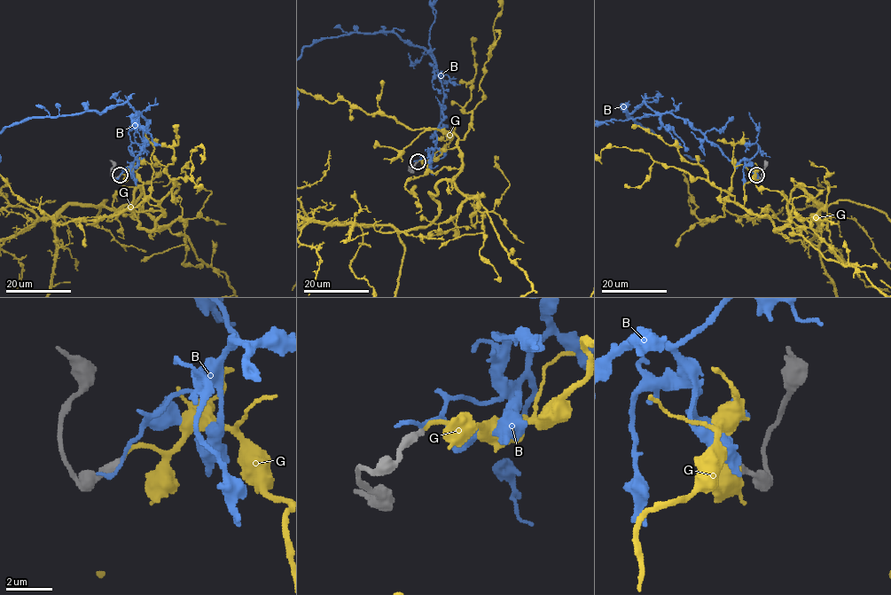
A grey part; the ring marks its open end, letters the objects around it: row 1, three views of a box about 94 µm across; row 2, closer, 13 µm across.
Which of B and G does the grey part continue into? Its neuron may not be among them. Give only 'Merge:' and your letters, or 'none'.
Merge: G

